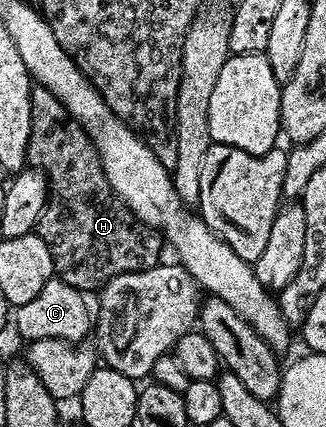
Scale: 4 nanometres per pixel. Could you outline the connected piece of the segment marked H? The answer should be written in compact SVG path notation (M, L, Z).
M49 196L44 203L44 211L40 213L40 220L34 229L36 235L42 238L42 242L46 242L46 246L52 255L52 271L62 282L66 282L70 286L76 287L78 284L93 284L96 290L104 287L105 283L114 278L118 274L130 274L131 272L141 272L147 268L153 268L154 265L161 263L160 244L162 248L162 236L155 228L149 228L147 224L143 224L136 215L130 211L117 196L108 196L108 200L53 200Z

